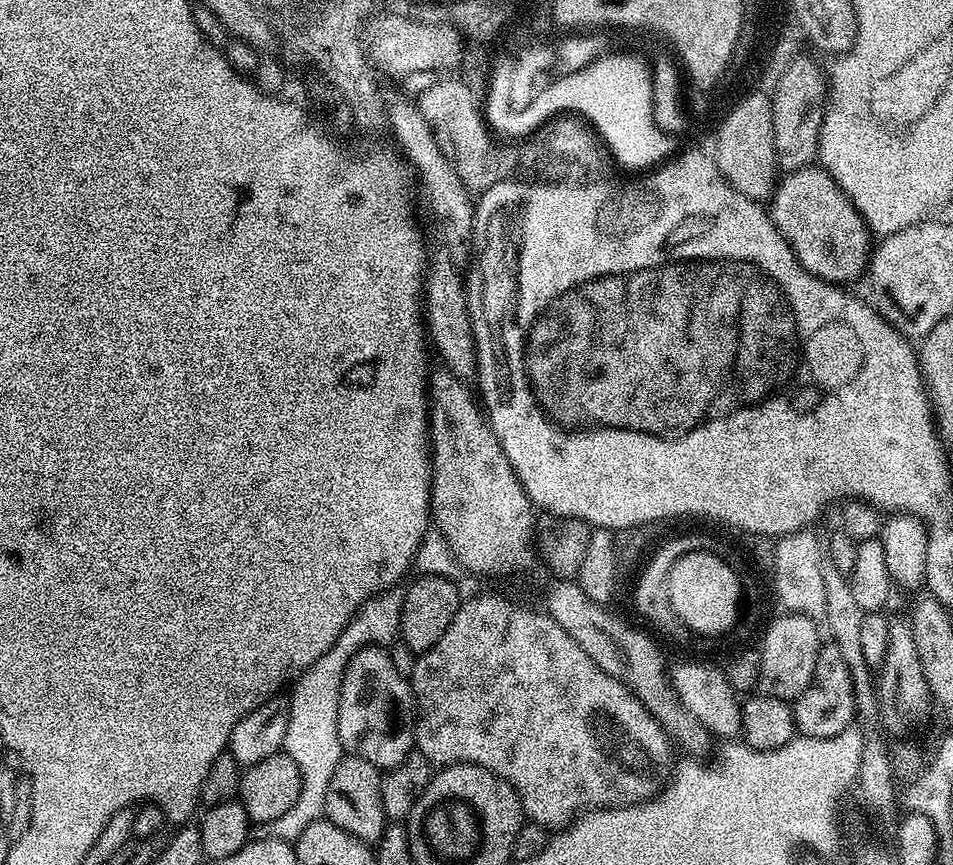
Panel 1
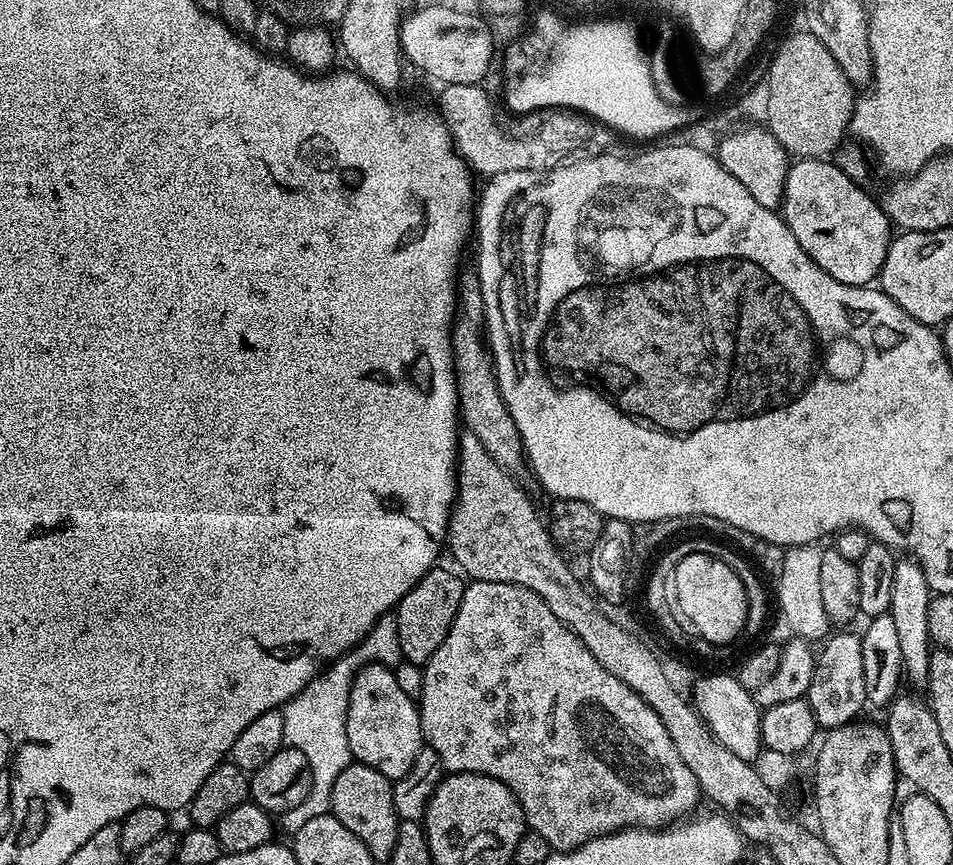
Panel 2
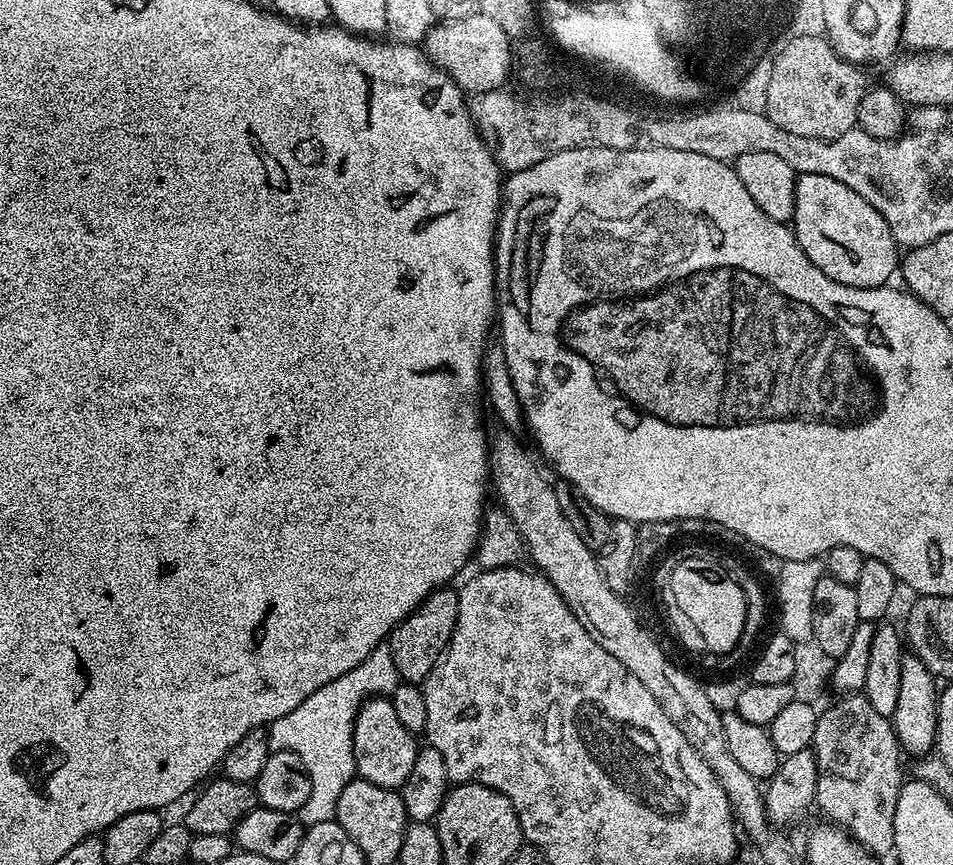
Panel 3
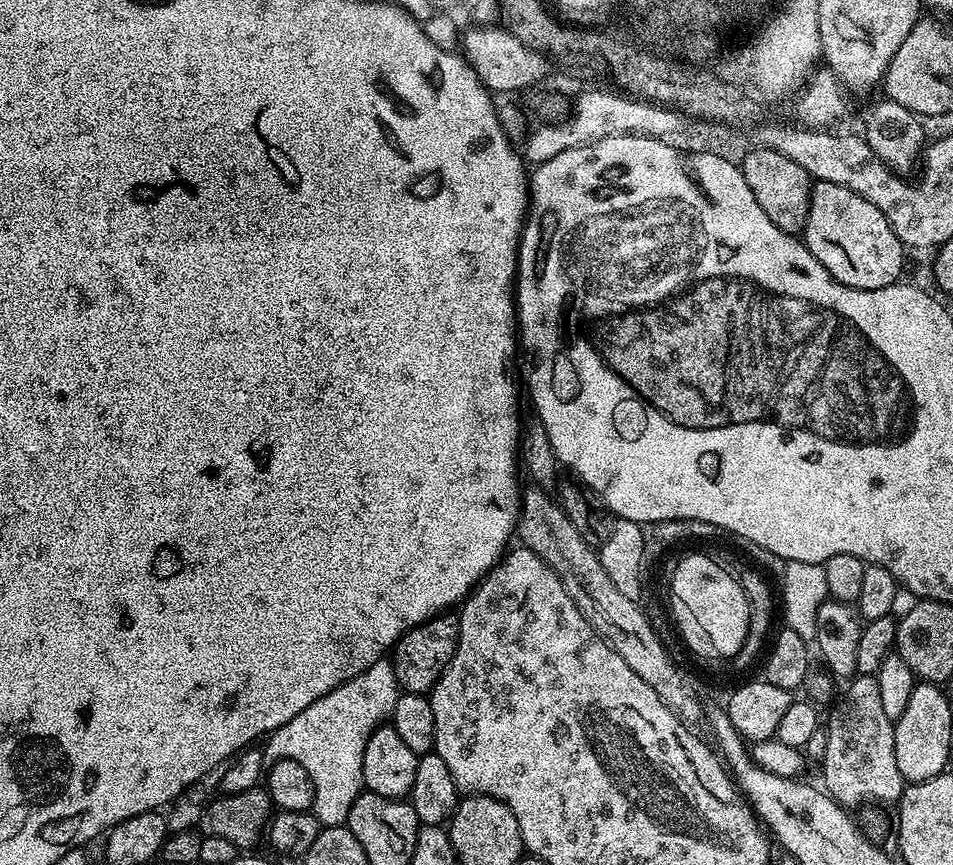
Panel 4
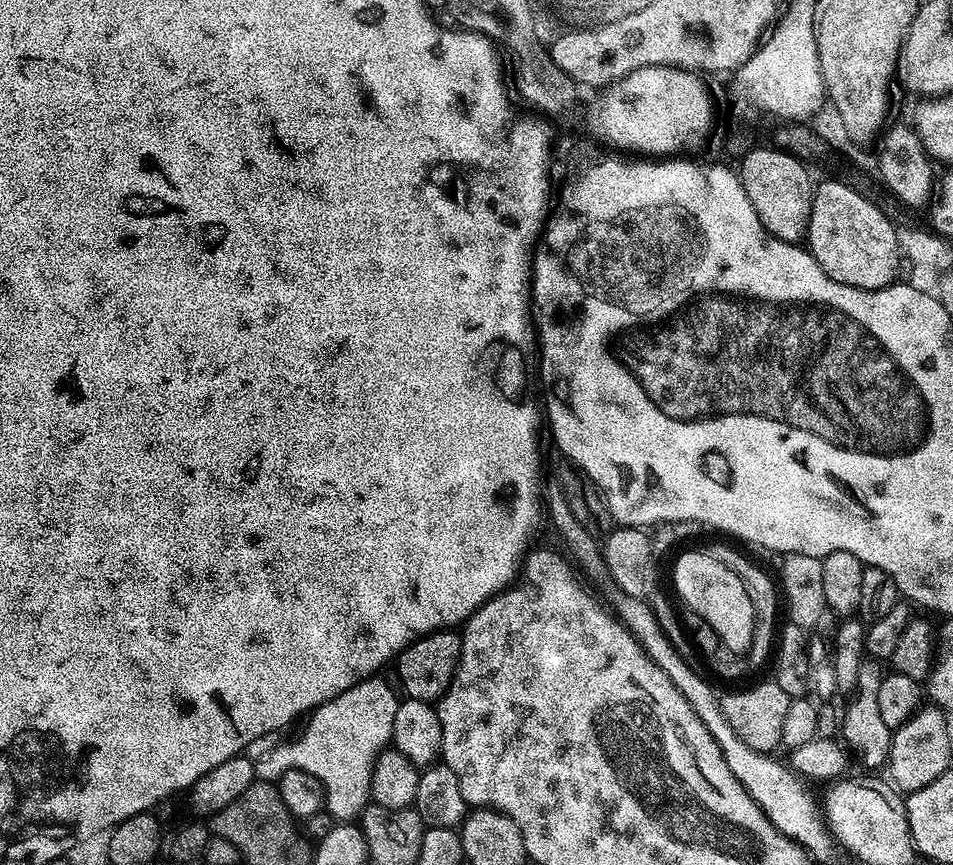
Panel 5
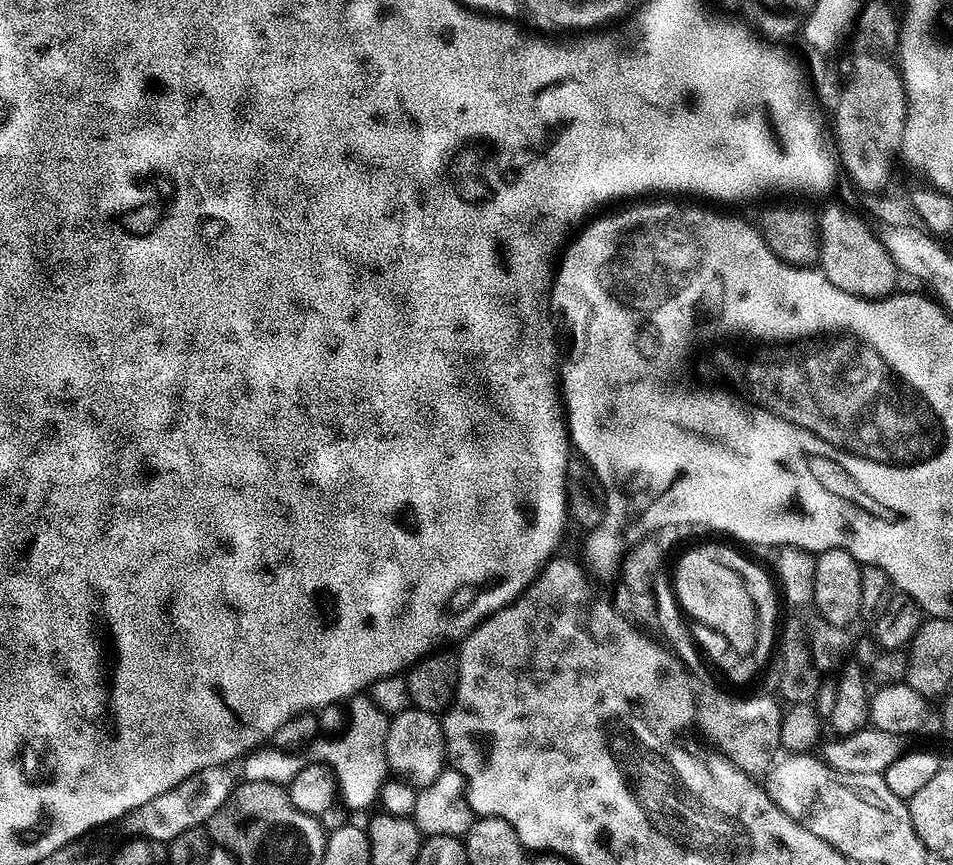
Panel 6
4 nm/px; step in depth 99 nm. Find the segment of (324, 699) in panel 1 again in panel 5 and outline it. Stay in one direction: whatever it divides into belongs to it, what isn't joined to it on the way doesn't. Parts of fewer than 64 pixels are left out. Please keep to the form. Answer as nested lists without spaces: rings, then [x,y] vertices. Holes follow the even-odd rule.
[[[369,678],[350,686],[338,698],[330,698],[330,702],[319,704],[313,708],[307,717],[308,725],[304,728],[304,733],[297,738],[293,744],[280,744],[264,760],[262,772],[268,778],[278,778],[286,770],[297,768],[306,770],[306,774],[314,774],[318,782],[322,782],[324,787],[324,802],[326,811],[337,818],[356,818],[368,807],[372,794],[370,778],[372,777],[372,767],[374,762],[391,745],[392,731],[394,730],[394,714],[398,714],[398,692],[395,687],[391,688],[386,681],[381,678]]]

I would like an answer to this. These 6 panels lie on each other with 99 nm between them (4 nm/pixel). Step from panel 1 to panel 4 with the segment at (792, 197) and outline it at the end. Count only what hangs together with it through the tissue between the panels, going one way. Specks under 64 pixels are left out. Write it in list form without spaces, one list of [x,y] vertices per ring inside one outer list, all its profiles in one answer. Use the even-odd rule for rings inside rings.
[[[825,180],[813,183],[812,205],[802,239],[824,269],[848,288],[878,290],[901,279],[906,245],[896,237],[878,206],[870,206],[866,198],[846,190],[846,186]]]

